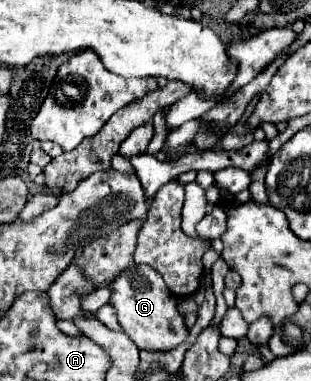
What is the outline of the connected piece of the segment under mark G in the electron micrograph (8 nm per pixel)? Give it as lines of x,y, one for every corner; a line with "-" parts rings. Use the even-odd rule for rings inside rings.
131,266
111,282
113,296
111,304
117,310
119,324
129,338
147,352
169,352
183,344
189,338
189,326
185,324
183,314
177,308
177,298
167,290
161,274
149,266

